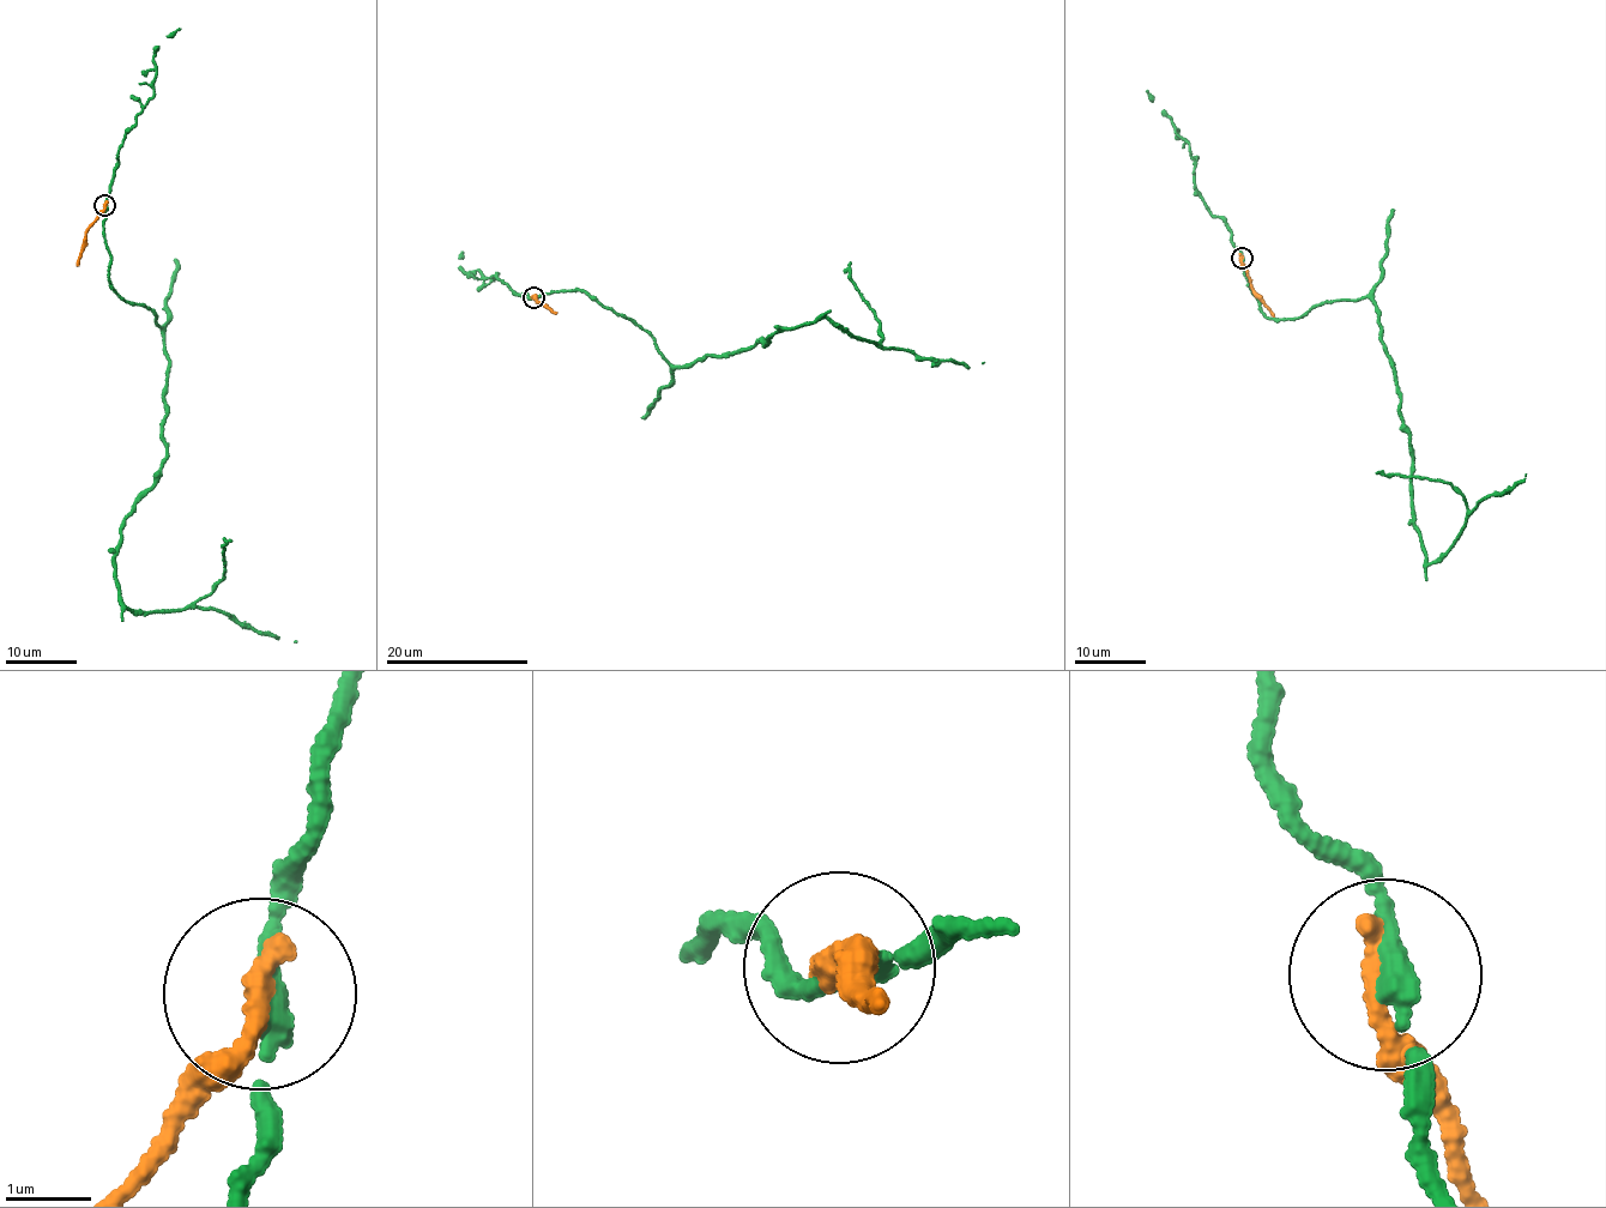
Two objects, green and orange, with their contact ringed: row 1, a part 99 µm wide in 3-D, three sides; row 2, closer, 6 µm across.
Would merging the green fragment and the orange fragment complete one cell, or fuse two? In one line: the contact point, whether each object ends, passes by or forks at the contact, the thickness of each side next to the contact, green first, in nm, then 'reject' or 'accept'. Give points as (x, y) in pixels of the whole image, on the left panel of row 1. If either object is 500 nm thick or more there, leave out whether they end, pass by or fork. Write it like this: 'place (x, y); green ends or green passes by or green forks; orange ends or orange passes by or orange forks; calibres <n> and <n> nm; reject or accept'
place (104, 205); green passes by; orange ends; calibres 240 and 320 nm; reject

